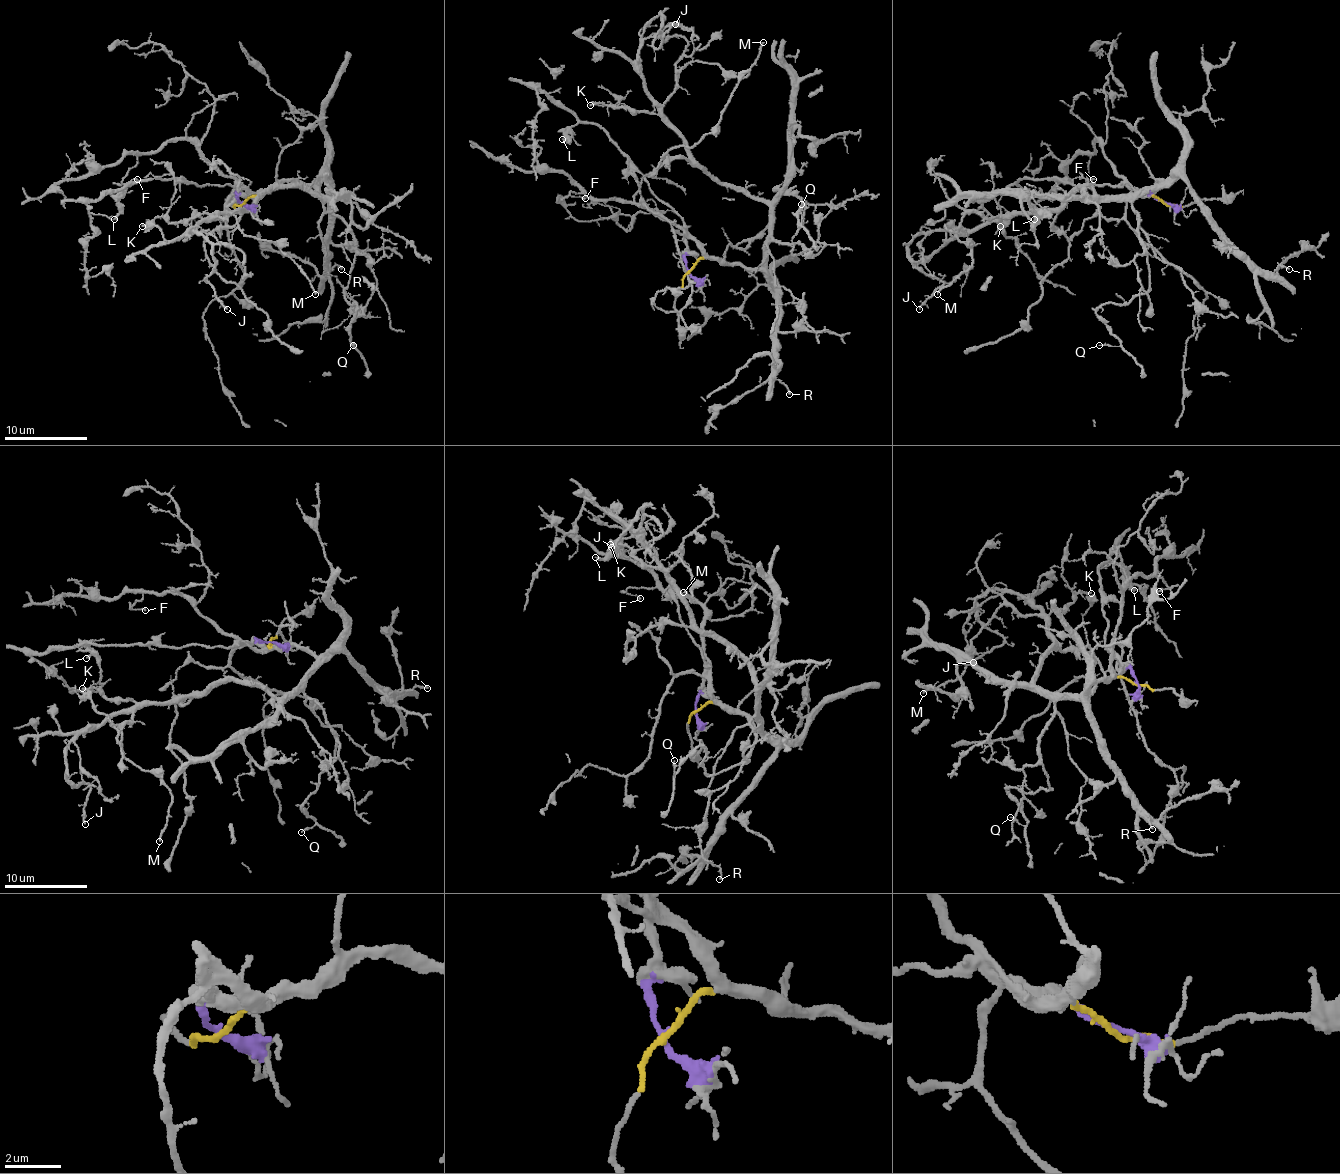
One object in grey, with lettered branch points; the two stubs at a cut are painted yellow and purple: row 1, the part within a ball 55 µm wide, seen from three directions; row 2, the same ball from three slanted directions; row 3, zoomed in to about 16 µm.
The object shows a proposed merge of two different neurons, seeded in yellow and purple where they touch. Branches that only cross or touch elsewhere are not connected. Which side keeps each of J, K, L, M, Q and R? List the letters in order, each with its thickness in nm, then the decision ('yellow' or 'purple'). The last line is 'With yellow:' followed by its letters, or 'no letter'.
J: calibre 110 nm; yellow
K: calibre 180 nm; yellow
L: calibre 160 nm; purple
M: calibre 150 nm; yellow
Q: calibre 130 nm; yellow
R: calibre 160 nm; yellow
With yellow: J, K, M, Q, R

